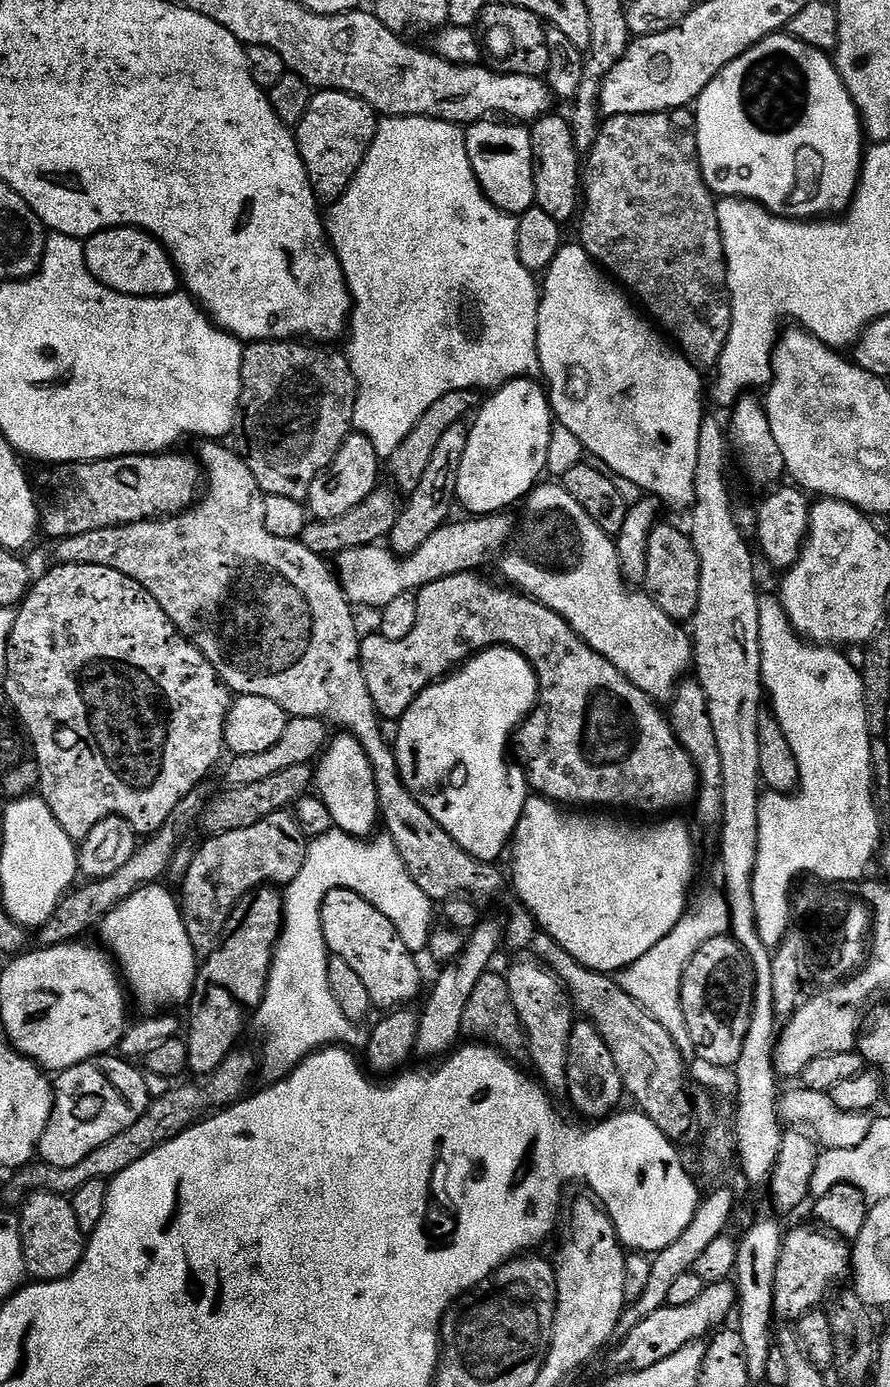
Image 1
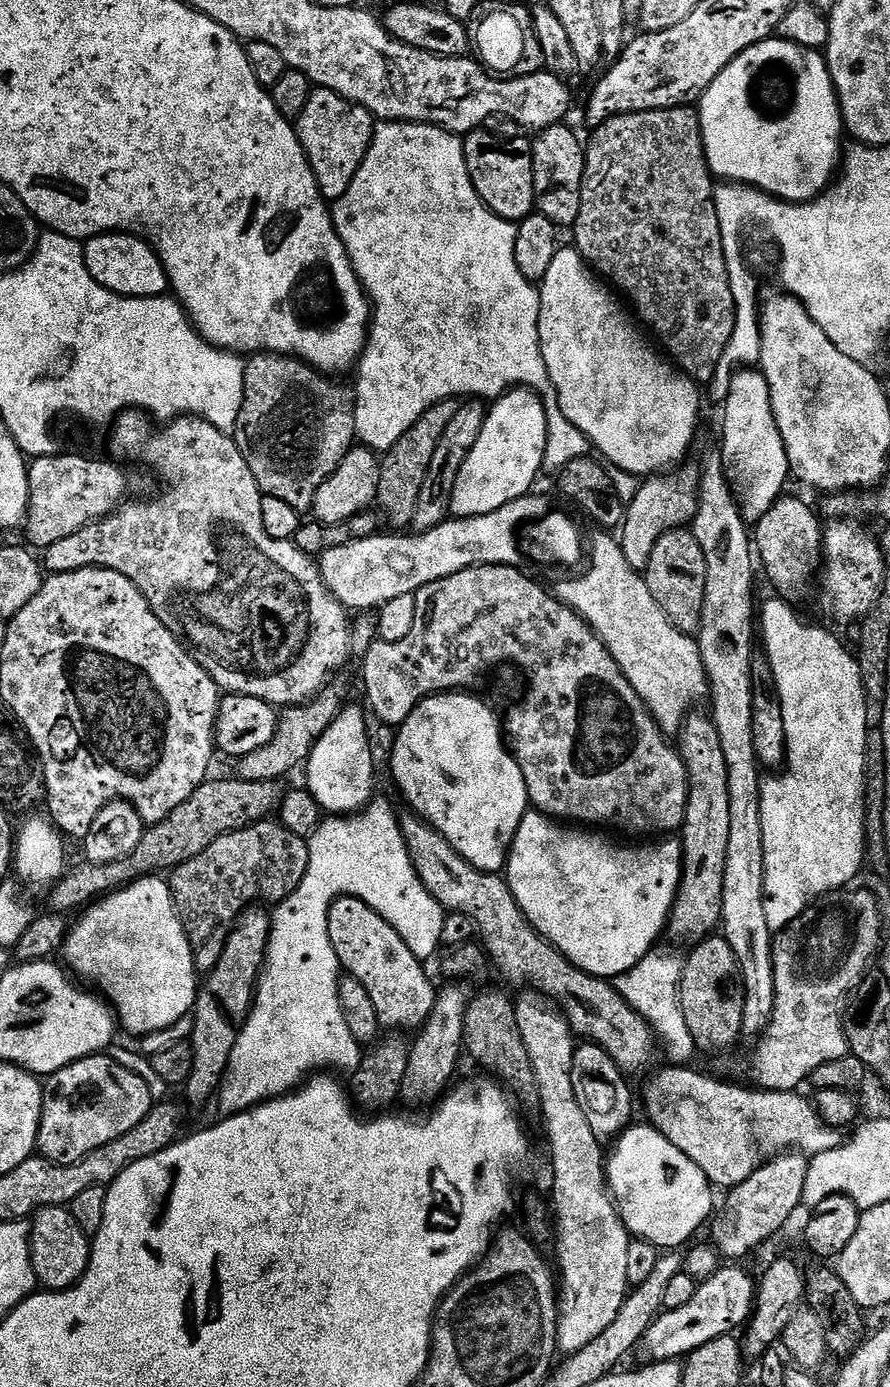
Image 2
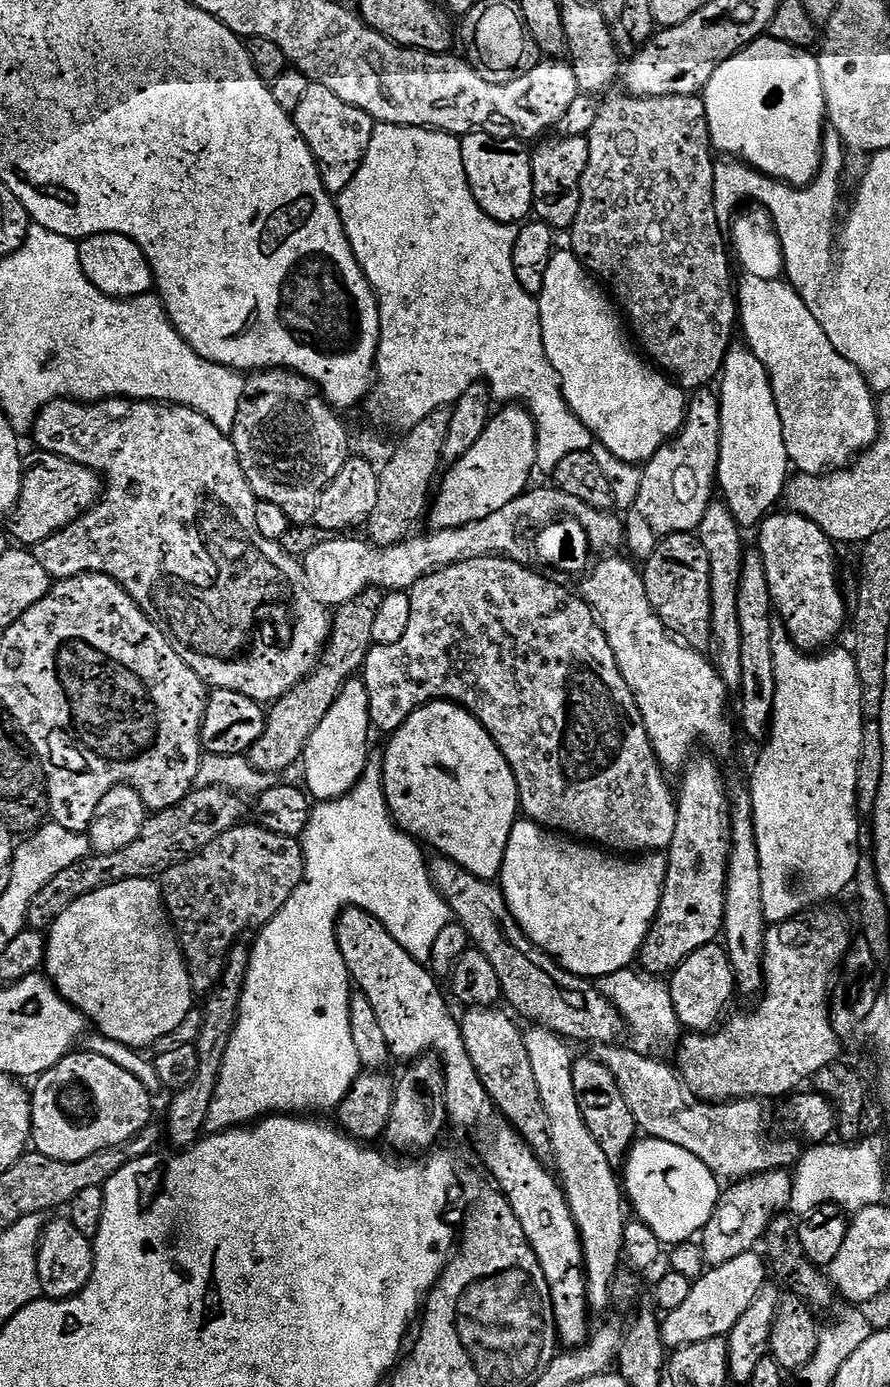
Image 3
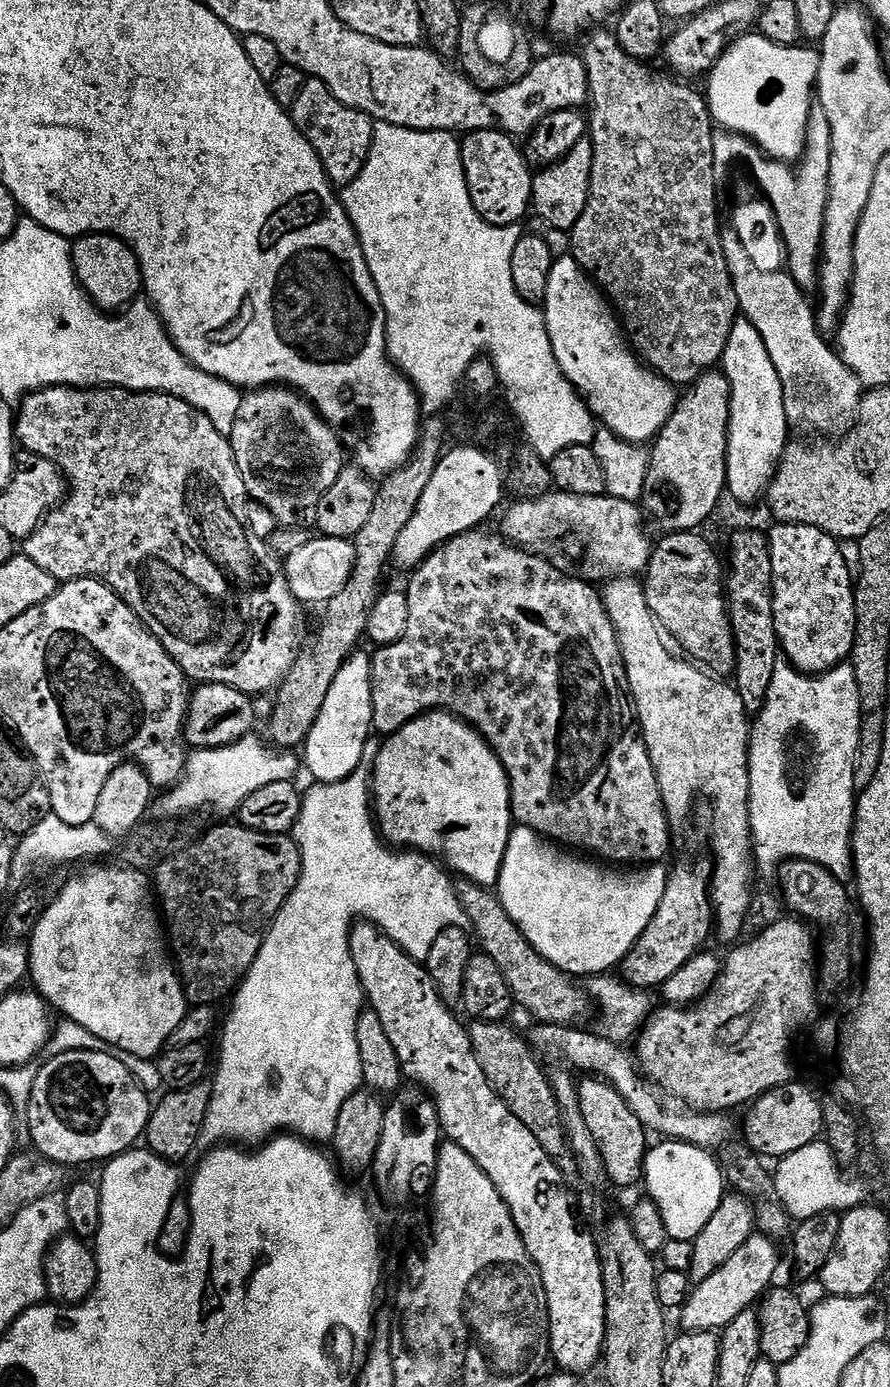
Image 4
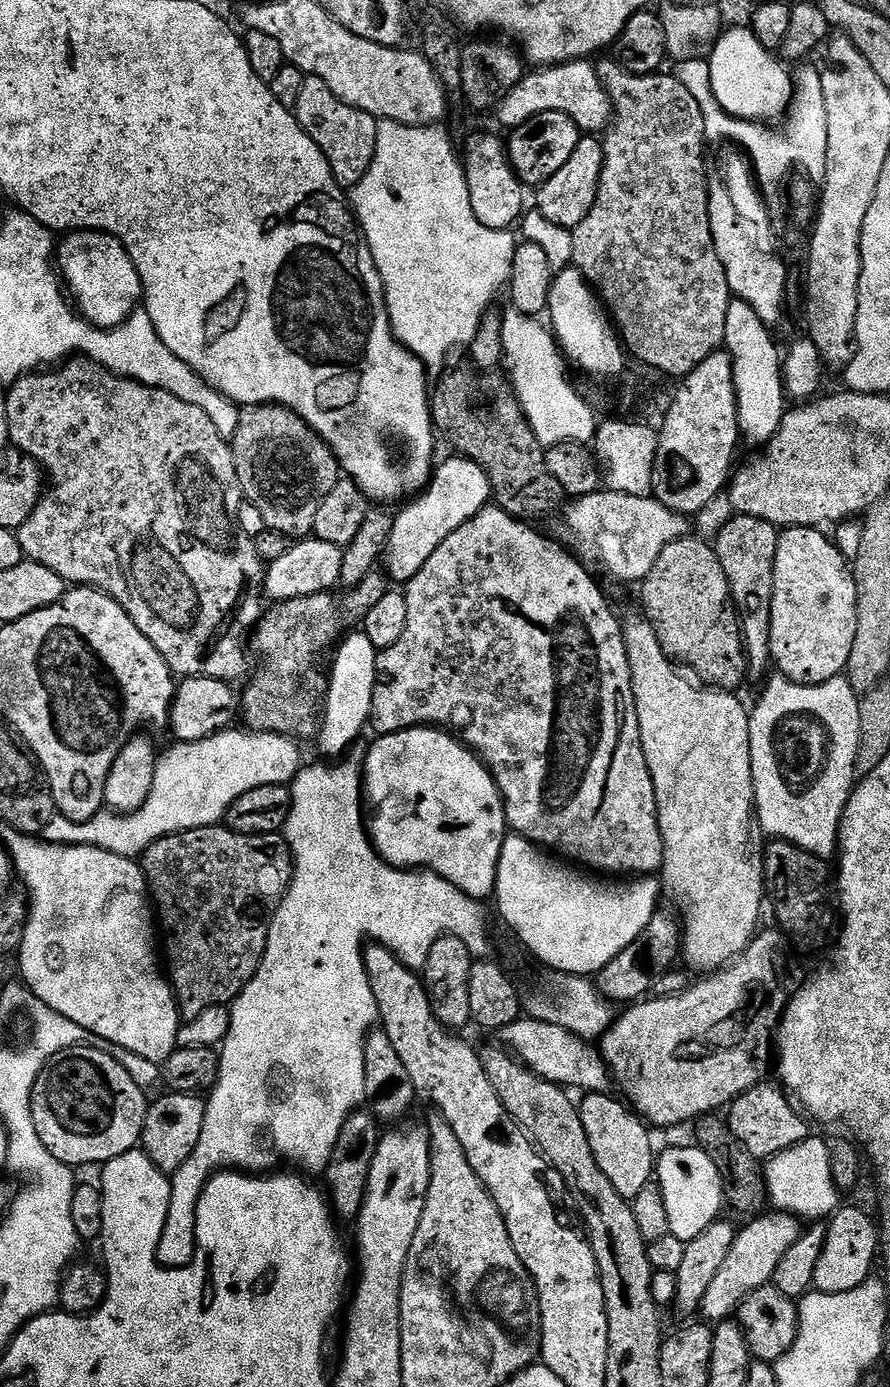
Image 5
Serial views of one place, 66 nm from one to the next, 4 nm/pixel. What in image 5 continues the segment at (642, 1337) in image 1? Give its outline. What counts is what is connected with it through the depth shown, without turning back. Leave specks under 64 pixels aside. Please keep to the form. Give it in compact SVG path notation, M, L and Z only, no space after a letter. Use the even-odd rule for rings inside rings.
M775 1210L749 1219L745 1224L748 1225L737 1231L734 1246L730 1246L730 1254L726 1254L722 1266L718 1266L718 1274L714 1274L706 1290L706 1298L702 1298L700 1312L705 1321L729 1319L754 1290L758 1290L763 1284L772 1283L772 1275L778 1262L782 1262L782 1254L786 1254L786 1250L790 1250L790 1246L798 1242L802 1231L801 1221L797 1217Z

